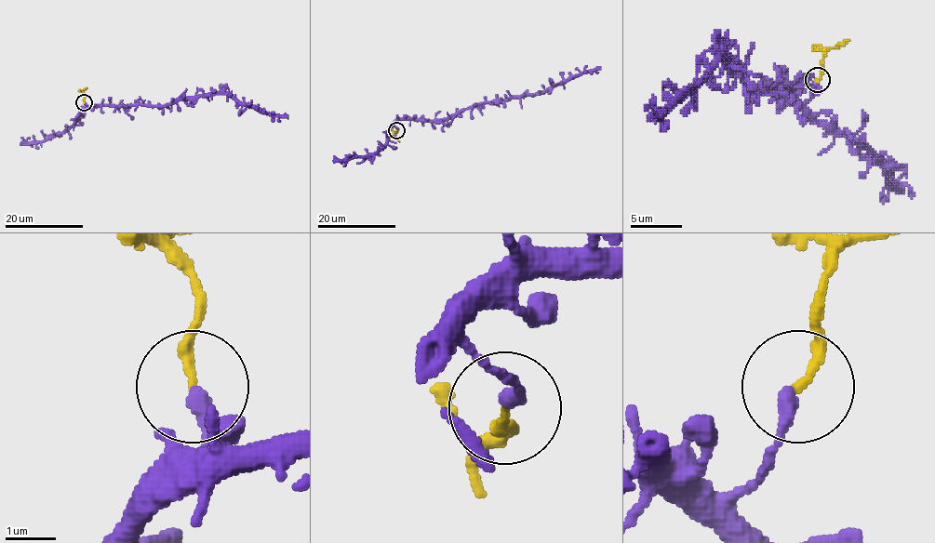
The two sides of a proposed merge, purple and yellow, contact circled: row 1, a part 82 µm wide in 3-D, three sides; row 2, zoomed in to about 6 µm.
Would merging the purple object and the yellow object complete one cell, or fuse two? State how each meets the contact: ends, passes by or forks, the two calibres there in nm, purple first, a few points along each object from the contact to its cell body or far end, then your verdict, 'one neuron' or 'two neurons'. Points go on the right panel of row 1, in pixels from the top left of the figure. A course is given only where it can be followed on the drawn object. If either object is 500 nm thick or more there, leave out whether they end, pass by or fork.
purple ends | yellow ends | 320/190 nm | purple via (815, 79), (813, 95), (800, 102), (787, 86), (754, 86), (722, 56), (673, 105), (647, 120) | yellow via (818, 79), (823, 59), (831, 47), (849, 40) | two neurons

